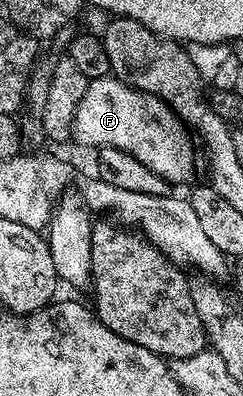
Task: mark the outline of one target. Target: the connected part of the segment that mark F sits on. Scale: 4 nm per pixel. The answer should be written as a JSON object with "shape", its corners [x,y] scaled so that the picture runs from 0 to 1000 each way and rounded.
{"shape":[[[473,192],[383,197],[366,205],[354,242],[337,242],[337,263],[321,263],[321,283],[296,306],[296,348],[329,356],[346,369],[379,369],[374,374],[416,369],[502,374],[502,384],[535,384],[535,394],[551,394],[551,404],[584,404],[584,414],[601,414],[601,424],[617,424],[626,434],[650,434],[650,444],[667,444],[700,465],[794,457],[786,449],[790,437],[807,429],[815,379],[774,321],[667,250],[642,247],[626,237],[601,237],[588,227],[556,227],[547,217],[494,205]]]}

